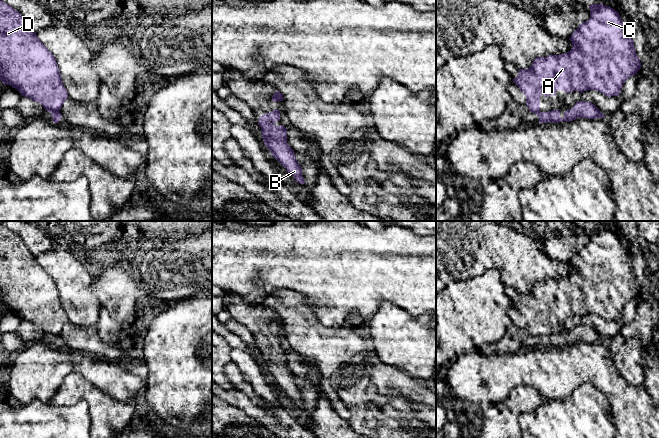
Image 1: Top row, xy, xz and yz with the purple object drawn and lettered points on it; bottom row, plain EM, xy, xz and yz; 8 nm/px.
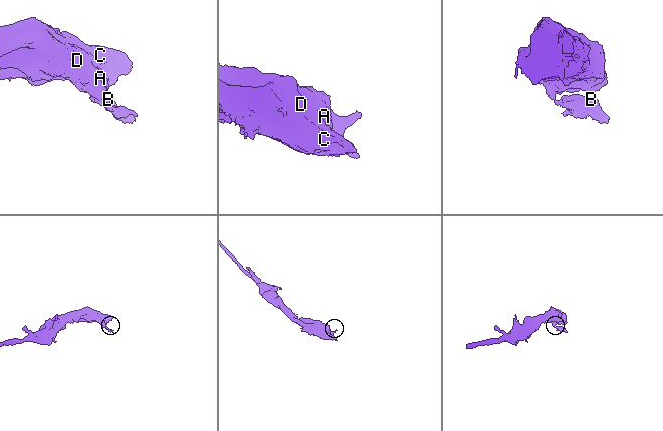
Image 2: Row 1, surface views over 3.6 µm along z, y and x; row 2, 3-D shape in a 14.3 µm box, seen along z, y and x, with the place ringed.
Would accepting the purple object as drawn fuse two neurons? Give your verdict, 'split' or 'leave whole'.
split

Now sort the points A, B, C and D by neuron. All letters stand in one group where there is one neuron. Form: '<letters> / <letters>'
A C D / B

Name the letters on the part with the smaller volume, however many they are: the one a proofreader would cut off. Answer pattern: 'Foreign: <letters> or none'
Foreign: B

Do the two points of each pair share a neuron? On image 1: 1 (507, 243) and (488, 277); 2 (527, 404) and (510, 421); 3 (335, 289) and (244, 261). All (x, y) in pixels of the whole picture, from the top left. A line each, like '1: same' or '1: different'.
1: different
2: same
3: same

